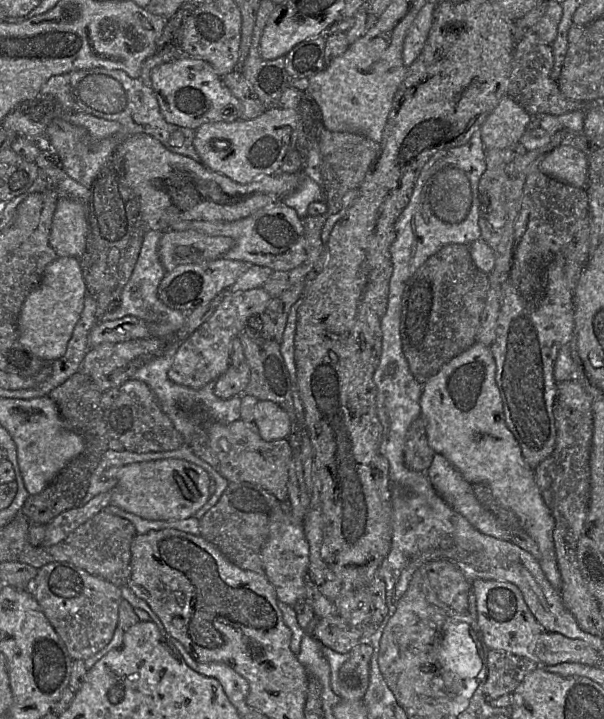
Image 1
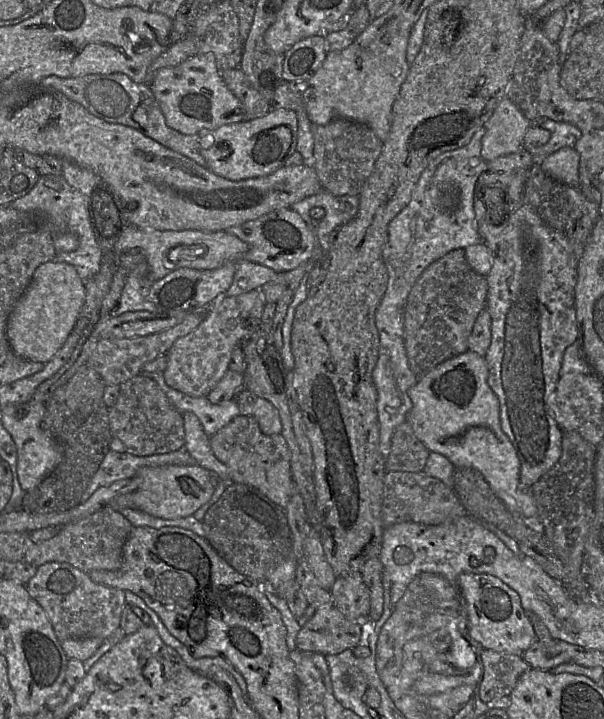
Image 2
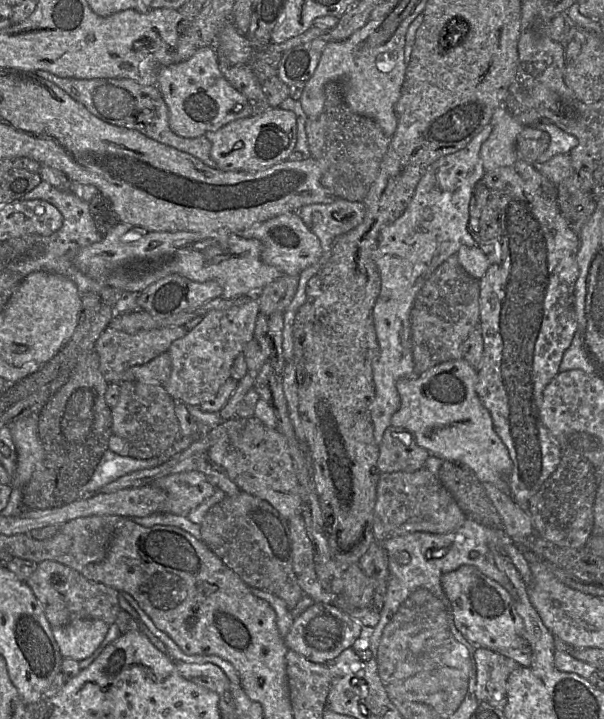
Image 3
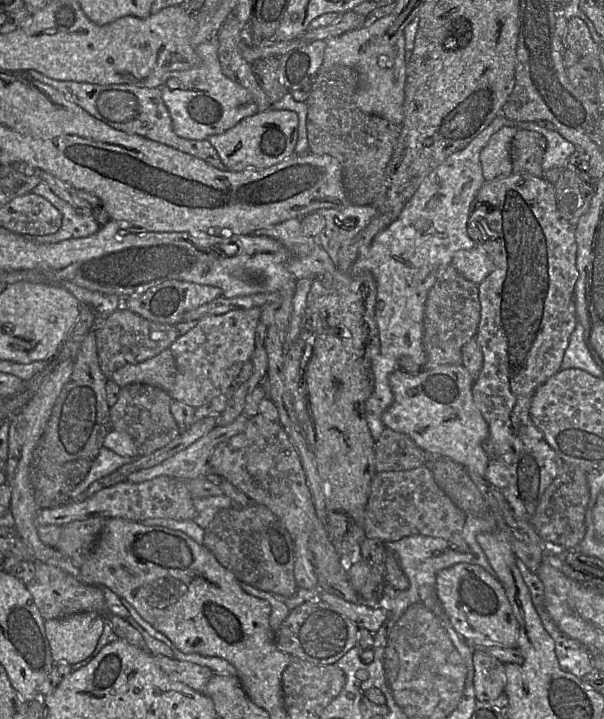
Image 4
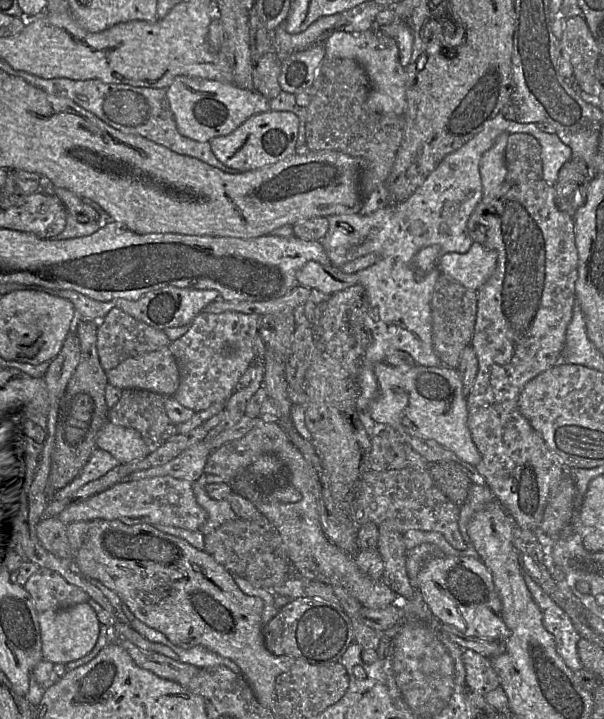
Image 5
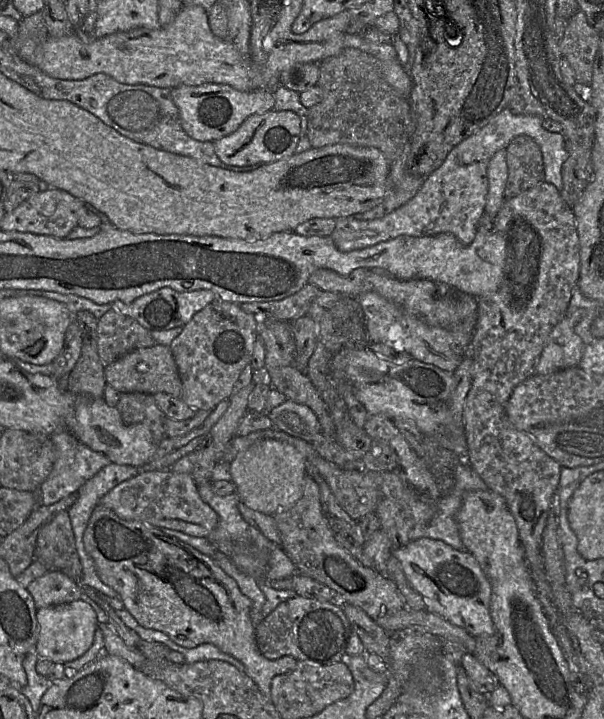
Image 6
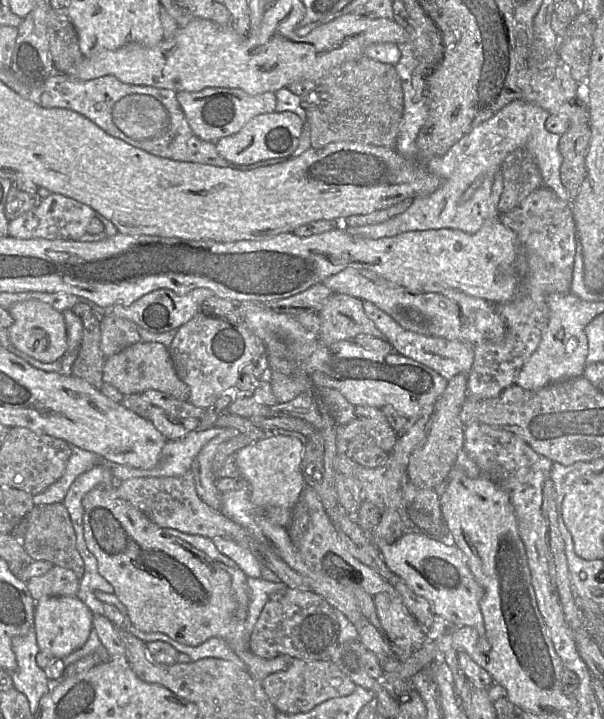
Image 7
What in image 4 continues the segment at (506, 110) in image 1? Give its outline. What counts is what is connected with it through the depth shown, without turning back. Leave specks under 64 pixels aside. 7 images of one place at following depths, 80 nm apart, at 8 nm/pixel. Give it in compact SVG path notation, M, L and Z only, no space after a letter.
M503 126L494 133L480 152L480 163L485 181L509 176L512 173L511 142L519 129Z

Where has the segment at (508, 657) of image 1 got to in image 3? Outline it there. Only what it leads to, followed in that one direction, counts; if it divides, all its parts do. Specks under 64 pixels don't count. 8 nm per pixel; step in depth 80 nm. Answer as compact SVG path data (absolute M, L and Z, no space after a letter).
M477 647L475 649L474 659L477 667L477 699L480 702L489 702L492 698L501 698L506 696L509 675L520 665L516 661L502 655L501 653L484 647Z

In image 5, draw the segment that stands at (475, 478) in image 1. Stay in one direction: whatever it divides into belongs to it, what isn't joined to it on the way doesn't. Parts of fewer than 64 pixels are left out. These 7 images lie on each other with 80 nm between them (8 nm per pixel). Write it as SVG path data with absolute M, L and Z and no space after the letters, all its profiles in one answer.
M386 361L374 365L378 382L376 398L370 404L370 415L379 426L389 426L404 435L434 441L452 451L460 460L476 467L481 454L467 425L468 409L463 383L457 368L414 365L393 366Z

